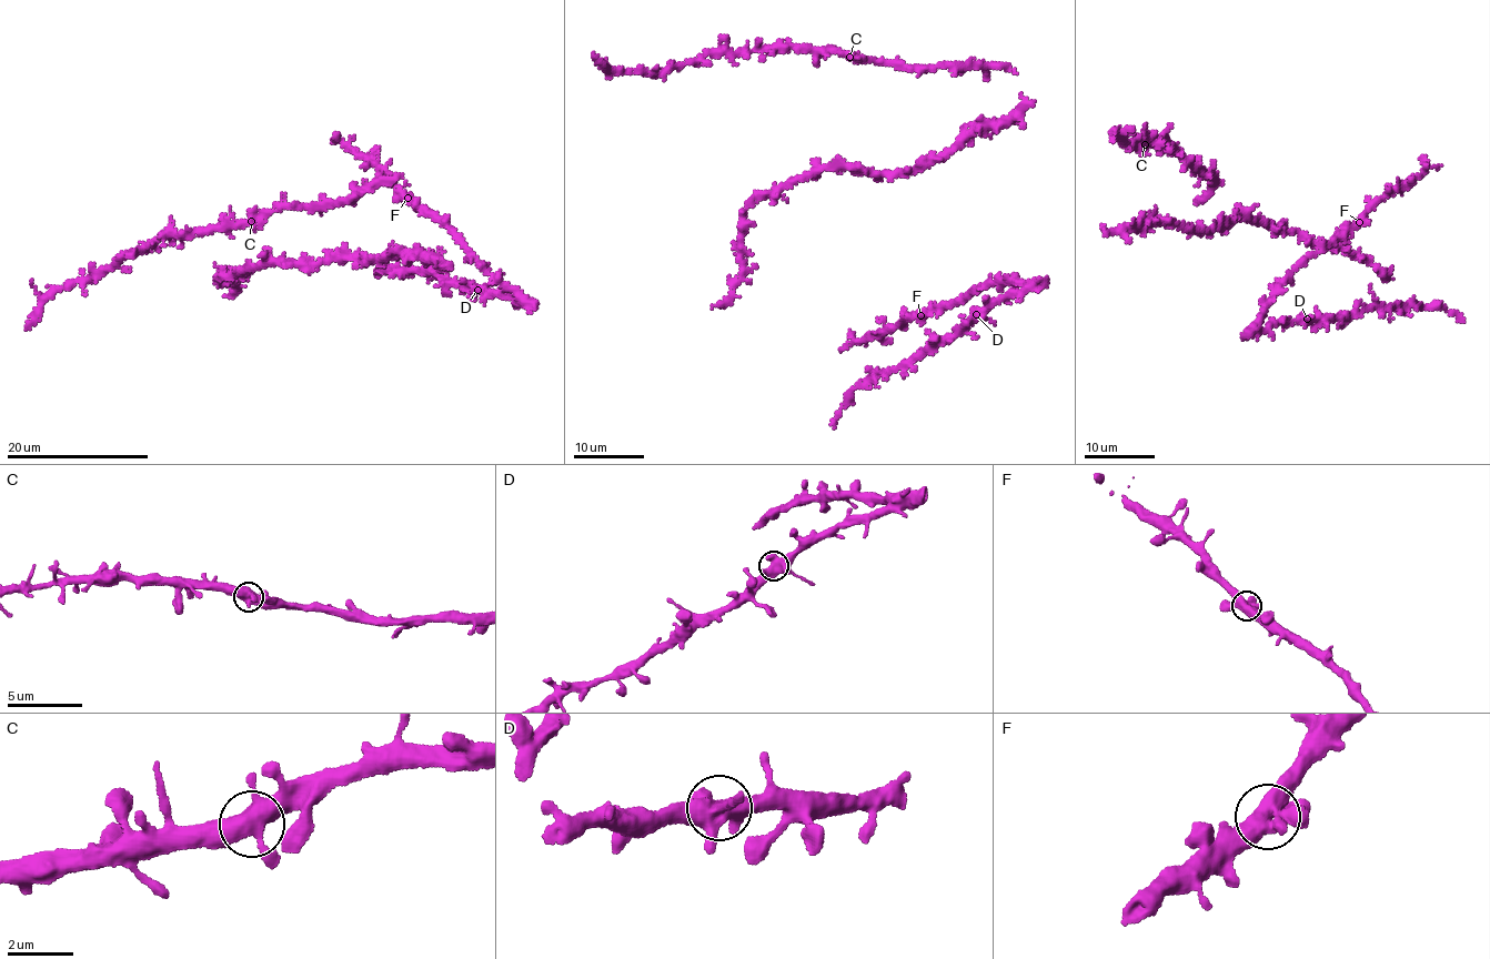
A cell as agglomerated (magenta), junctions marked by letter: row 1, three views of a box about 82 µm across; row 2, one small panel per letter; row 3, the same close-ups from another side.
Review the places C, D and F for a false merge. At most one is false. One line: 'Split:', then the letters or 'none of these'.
Split: none of these

